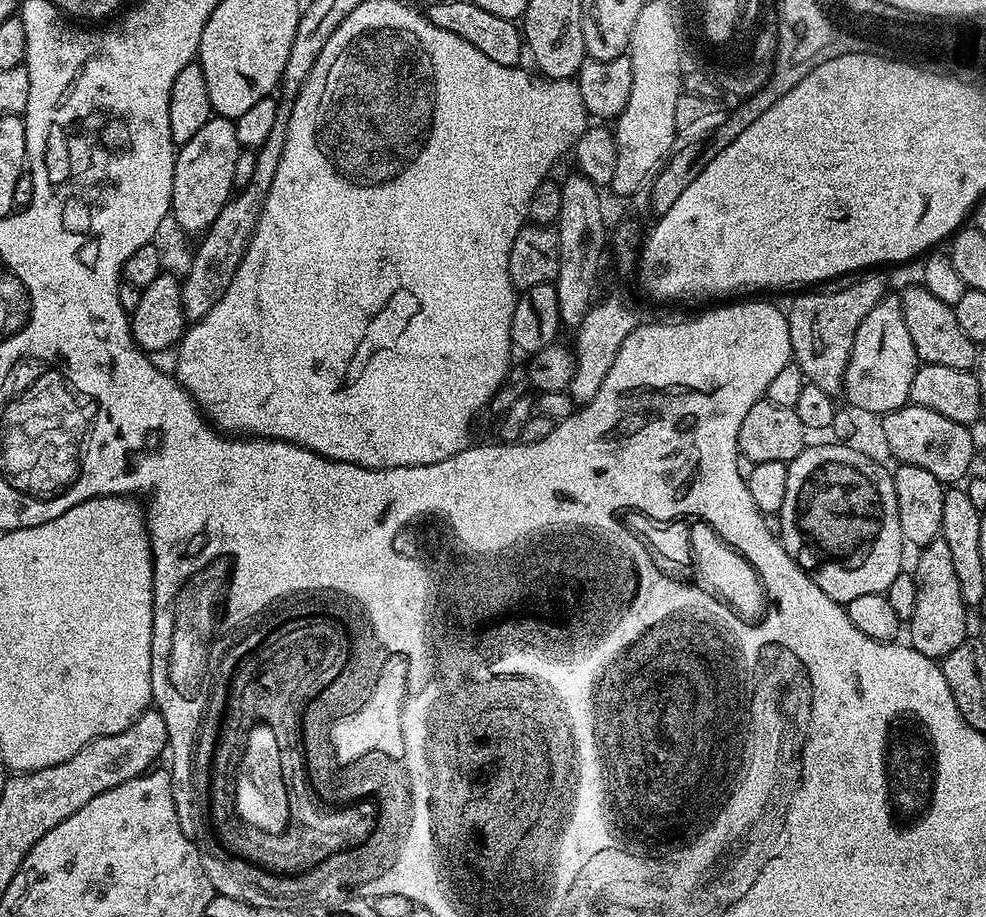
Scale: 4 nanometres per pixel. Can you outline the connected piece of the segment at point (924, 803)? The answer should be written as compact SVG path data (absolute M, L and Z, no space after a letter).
M901 710L884 728L884 749L880 752L880 769L884 784L884 804L888 804L888 821L898 834L916 828L932 812L935 784L939 779L939 759L932 728L924 724L914 710Z

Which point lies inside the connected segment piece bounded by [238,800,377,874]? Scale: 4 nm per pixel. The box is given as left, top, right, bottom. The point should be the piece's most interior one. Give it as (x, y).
(302, 845)

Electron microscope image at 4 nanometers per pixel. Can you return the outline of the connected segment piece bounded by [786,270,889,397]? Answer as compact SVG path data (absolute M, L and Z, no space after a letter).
M864 270L829 280L823 286L801 291L804 293L794 297L792 305L787 305L792 359L803 370L807 383L818 386L818 390L826 390L826 394L833 397L843 389L854 334L858 334L862 318L866 318L866 314L870 314L889 291L880 272L883 271Z

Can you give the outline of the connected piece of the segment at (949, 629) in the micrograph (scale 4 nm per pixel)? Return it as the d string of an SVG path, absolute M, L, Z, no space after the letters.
M943 538L923 545L919 552L920 557L914 567L918 603L914 605L911 620L907 621L906 632L912 635L911 647L927 656L943 658L949 656L959 644L965 643L969 609L960 597L958 578L954 578L954 562L950 562L950 546L946 546Z

